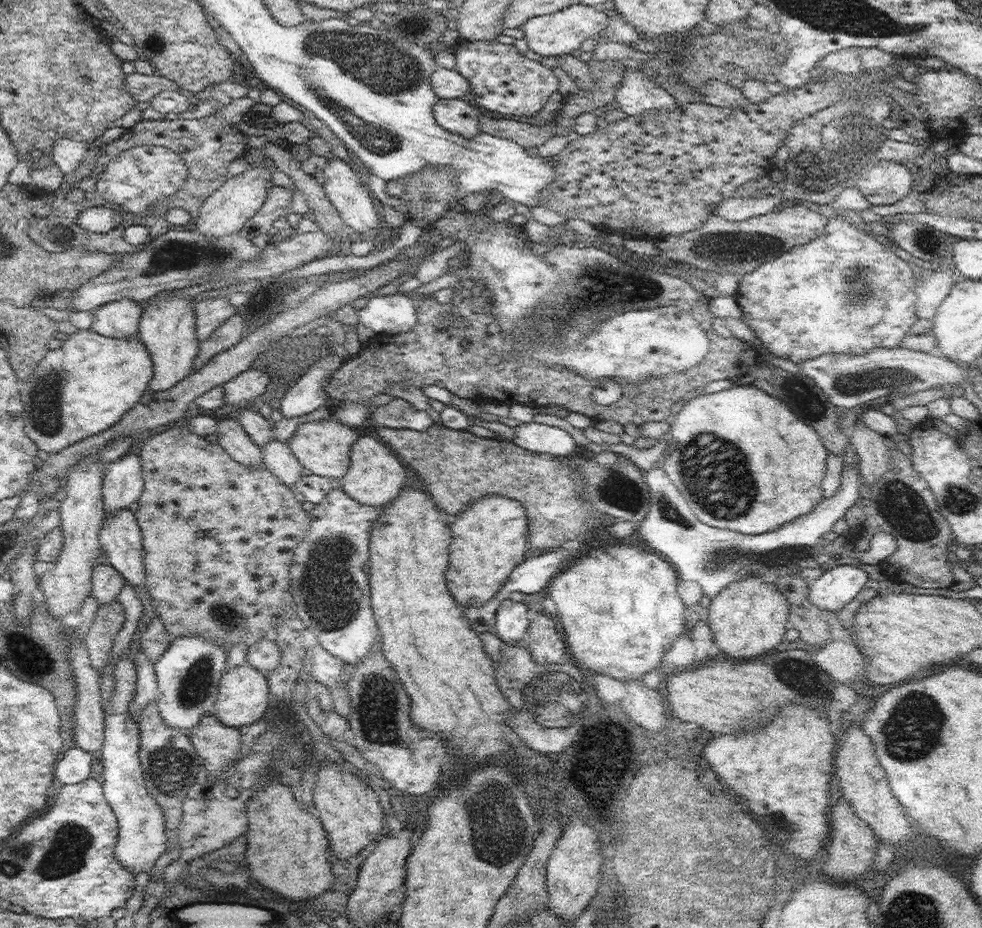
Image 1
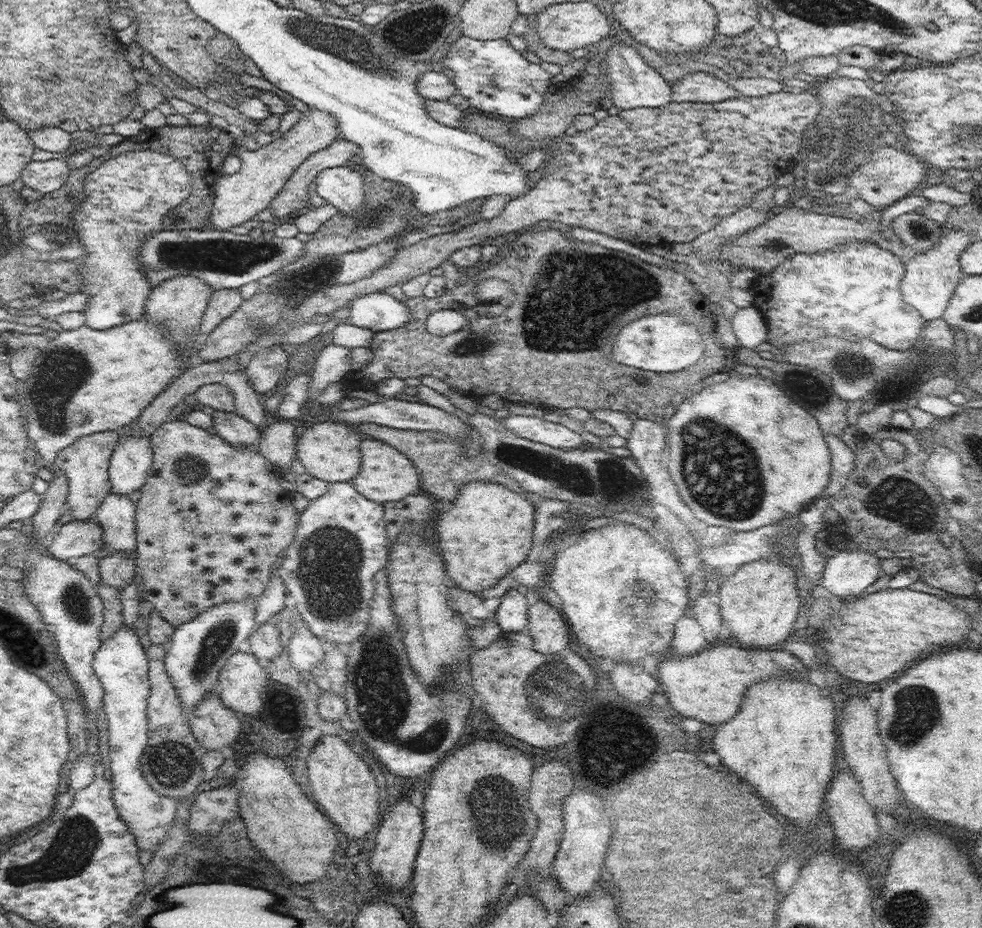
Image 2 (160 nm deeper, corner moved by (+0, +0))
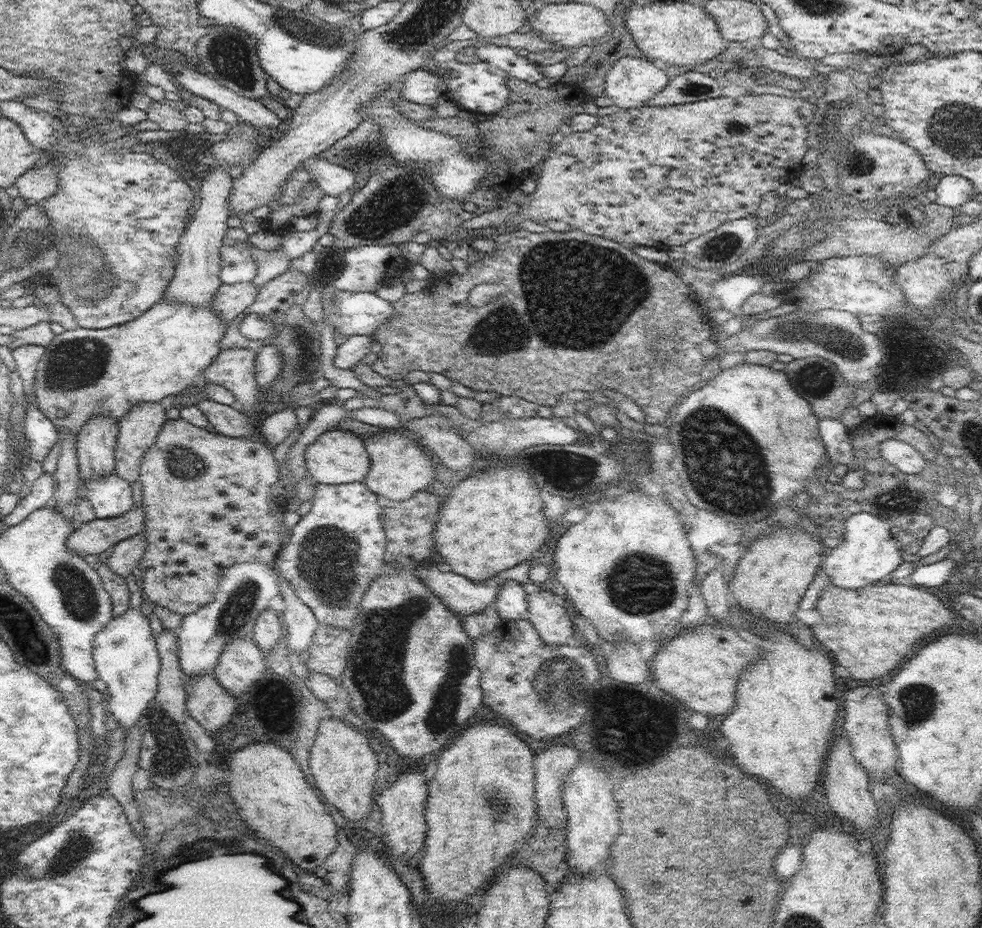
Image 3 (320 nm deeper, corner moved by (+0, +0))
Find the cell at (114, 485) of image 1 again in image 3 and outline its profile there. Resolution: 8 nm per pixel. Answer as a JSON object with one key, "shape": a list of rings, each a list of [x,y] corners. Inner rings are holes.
{"shape":[[[140,402],[129,410],[124,418],[119,420],[119,433],[115,446],[114,472],[125,478],[130,484],[138,480],[141,462],[146,451],[158,441],[158,433],[167,421],[166,408],[158,402]]]}

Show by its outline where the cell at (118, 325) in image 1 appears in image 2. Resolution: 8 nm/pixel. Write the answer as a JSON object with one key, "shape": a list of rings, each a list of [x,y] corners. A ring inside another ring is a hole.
{"shape":[[[151,149],[123,153],[105,161],[86,176],[81,201],[72,203],[69,208],[86,251],[84,258],[80,259],[84,266],[79,270],[79,275],[83,278],[80,290],[89,296],[83,313],[85,324],[90,328],[108,330],[145,315],[145,304],[153,288],[143,275],[144,271],[140,270],[140,247],[155,232],[165,230],[165,216],[191,194],[190,180],[191,175],[181,161]]]}

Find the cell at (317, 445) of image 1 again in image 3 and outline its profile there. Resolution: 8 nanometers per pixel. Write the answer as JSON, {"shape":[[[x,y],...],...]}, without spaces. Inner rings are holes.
{"shape":[[[332,428],[323,432],[305,452],[308,472],[316,483],[350,484],[364,482],[371,467],[370,455],[365,442],[353,432]]]}

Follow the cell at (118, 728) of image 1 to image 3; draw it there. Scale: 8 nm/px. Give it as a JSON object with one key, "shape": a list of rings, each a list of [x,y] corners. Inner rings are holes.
{"shape":[[[139,609],[126,610],[96,634],[92,649],[94,668],[98,678],[106,683],[110,695],[108,713],[112,713],[125,730],[138,724],[145,706],[157,693],[161,664],[158,653],[150,622],[146,620],[146,616],[142,616]]]}

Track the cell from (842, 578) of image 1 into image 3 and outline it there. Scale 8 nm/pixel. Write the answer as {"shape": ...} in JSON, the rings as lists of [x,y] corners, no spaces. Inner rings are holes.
{"shape":[[[857,512],[845,520],[845,527],[844,541],[823,557],[822,567],[832,584],[846,590],[862,589],[890,575],[903,562],[904,552],[894,537],[895,528],[891,526],[891,520],[871,512]]]}

